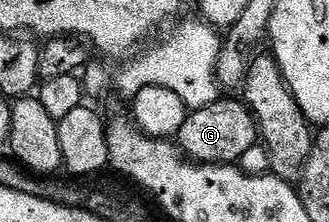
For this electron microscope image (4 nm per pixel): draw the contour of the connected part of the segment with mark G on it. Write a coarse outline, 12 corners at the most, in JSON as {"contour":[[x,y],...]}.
{"contour":[[223,96],[190,111],[177,145],[190,161],[238,163],[259,141],[250,108]]}

